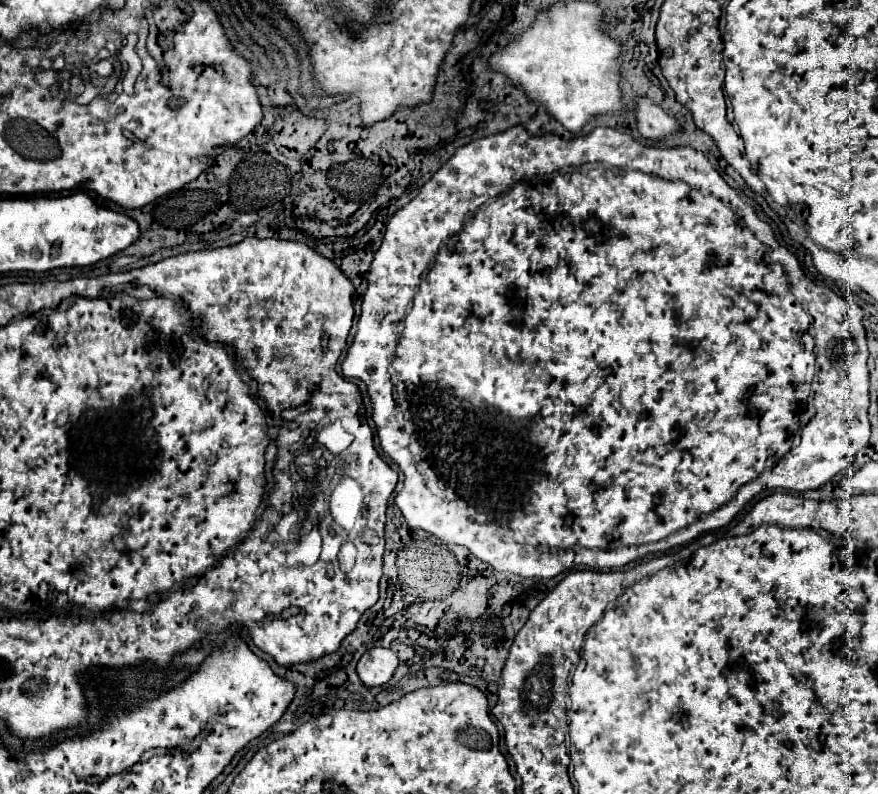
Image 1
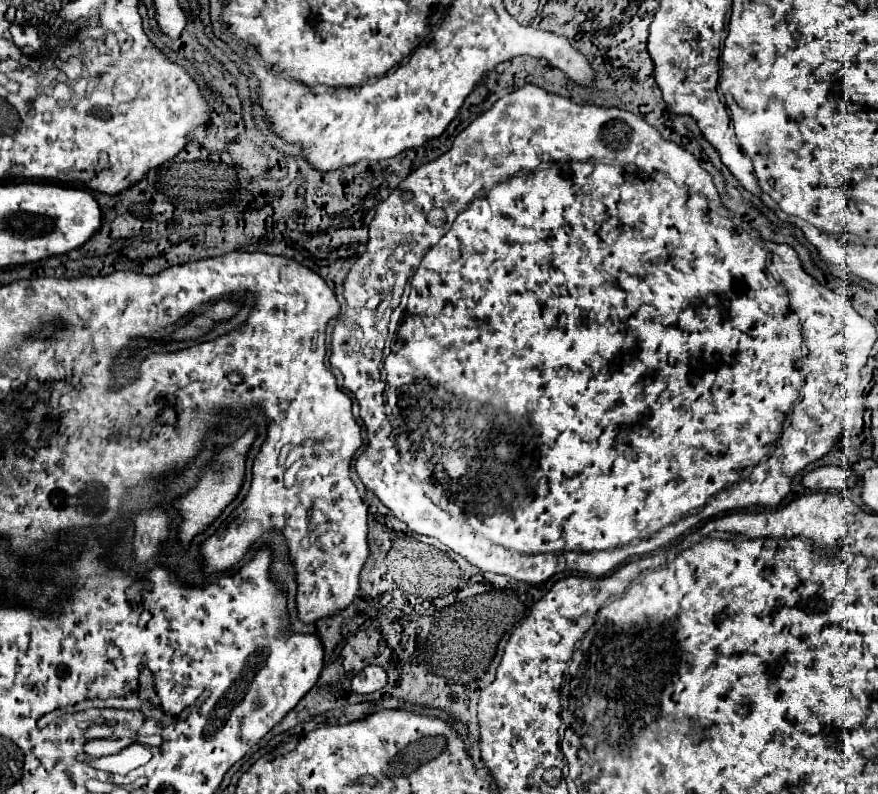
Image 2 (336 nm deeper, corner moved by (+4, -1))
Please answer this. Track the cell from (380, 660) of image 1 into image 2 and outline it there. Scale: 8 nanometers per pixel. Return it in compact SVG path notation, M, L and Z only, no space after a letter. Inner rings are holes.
M368 665L352 679L354 693L374 693L386 685L386 671L378 665Z

